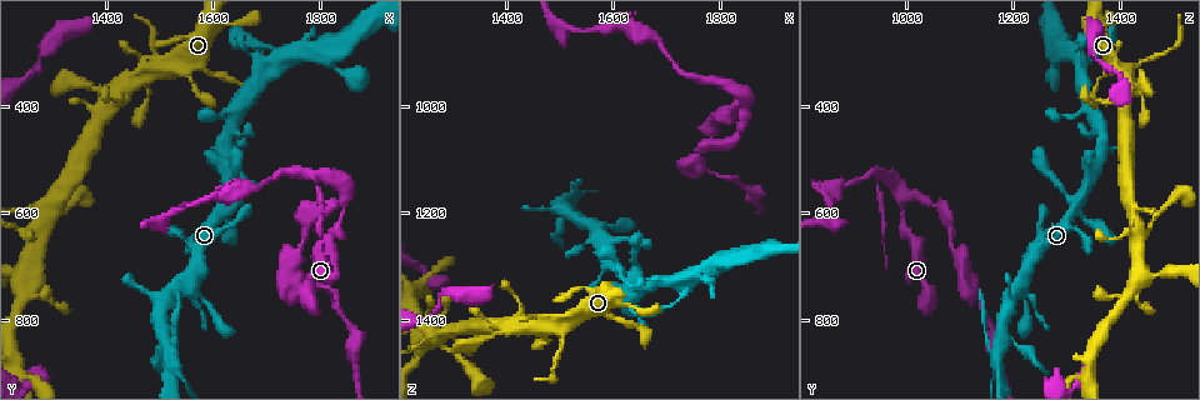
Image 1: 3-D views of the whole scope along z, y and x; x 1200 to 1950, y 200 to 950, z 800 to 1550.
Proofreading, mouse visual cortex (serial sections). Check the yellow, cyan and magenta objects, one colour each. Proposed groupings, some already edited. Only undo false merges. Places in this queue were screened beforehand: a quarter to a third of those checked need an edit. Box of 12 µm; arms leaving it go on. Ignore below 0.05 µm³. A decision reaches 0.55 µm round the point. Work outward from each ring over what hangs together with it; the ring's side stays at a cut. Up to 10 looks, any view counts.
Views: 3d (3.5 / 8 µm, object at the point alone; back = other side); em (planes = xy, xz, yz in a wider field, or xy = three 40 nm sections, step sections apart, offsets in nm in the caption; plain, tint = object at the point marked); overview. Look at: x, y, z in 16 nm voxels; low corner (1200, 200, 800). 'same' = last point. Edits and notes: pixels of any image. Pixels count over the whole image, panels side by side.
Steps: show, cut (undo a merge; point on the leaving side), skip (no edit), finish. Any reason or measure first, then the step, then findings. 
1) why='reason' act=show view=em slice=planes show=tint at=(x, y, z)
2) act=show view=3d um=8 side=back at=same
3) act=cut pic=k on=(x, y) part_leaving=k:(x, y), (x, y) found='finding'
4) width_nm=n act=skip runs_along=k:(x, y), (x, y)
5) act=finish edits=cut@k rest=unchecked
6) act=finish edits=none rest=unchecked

why='abrupt turn' act=show view=3d um=8 side=back at=(1850, 575, 995)

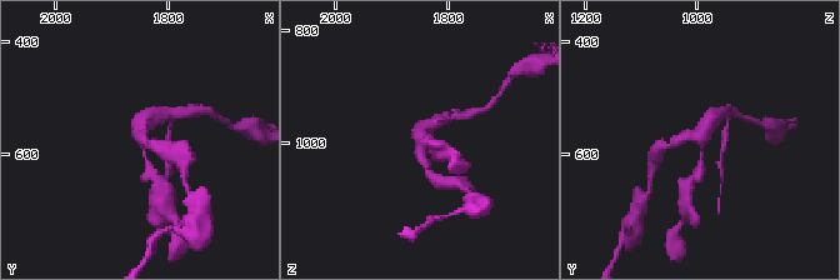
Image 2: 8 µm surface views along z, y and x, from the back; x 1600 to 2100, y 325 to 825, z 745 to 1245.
arms=3 arm_widths_nm=250,300,450 why='shape alone is not enough' act=show view=em slice=xy step=5 show=tint at=(1850, 580, 1000)

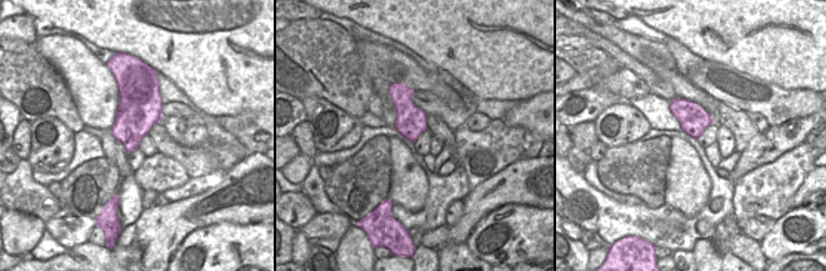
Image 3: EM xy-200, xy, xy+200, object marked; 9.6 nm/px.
act=skip found='all the same cell'

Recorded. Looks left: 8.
why='calibre changes' act=show view=3d um=3.5 at=(1775, 615, 1075)

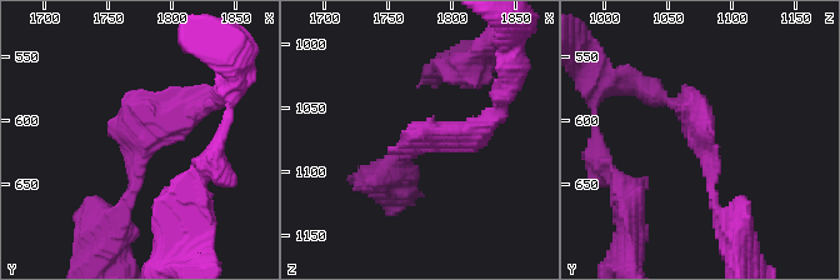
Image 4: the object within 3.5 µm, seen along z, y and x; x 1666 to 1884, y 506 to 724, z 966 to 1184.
arm_widths_nm=150,350 why='need the tissue' act=show view=em slice=planes show=tint at=(1776, 616, 1074)

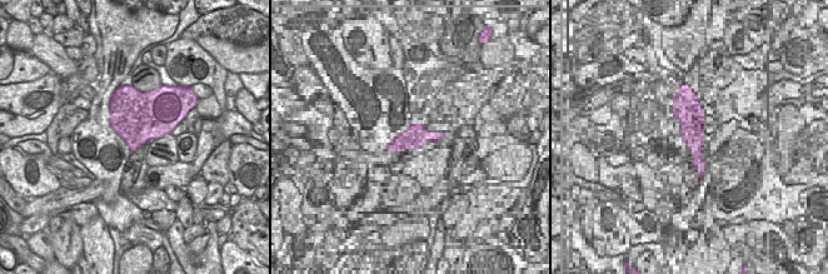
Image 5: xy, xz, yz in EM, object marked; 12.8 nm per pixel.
act=show view=em slice=xy step=5 show=tint at=same

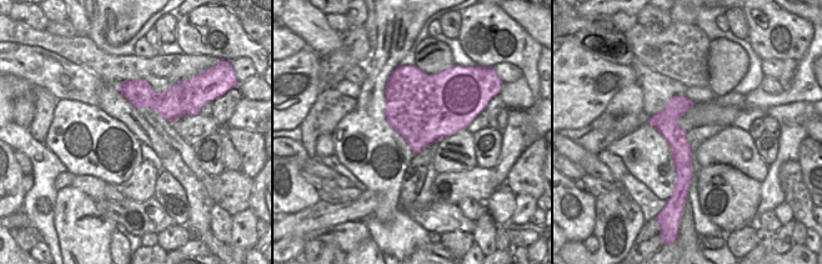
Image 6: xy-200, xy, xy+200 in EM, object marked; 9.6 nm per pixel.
act=skip runs_along=4:(211, 101), (143, 140), (120, 213) found='one cell here'

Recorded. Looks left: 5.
why='calibre changes' act=show view=3d um=8 at=(1755, 735, 1115)

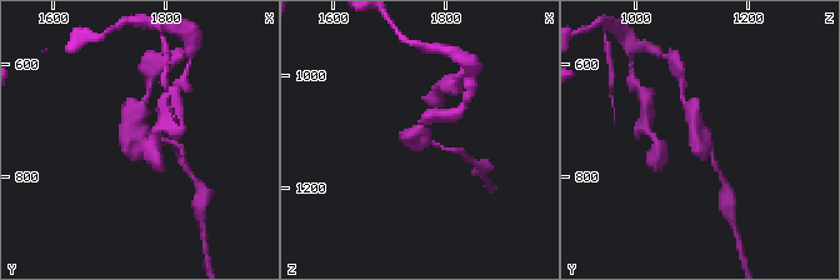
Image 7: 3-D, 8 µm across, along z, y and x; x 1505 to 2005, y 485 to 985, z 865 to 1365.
why='closer look' act=show view=3d um=3.5 side=back at=(1755, 735, 1115)

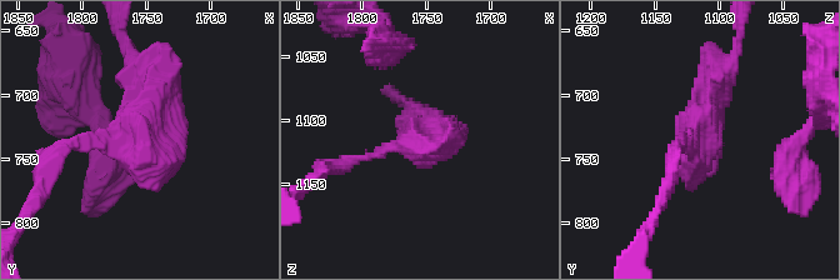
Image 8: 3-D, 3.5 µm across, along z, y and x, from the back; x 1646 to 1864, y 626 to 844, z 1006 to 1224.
act=show view=em slice=xy step=5 show=tint at=(1754, 736, 1116)

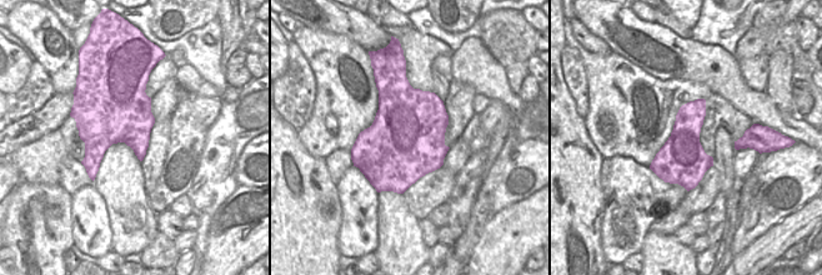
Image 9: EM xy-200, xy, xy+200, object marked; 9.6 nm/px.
act=skip runs_along=8:(145, 68), (156, 105), (134, 144), (56, 151) found='all the same cell'

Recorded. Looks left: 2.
why='a narrow waist' act=show view=3d um=3.5 at=(1480, 370, 1440)

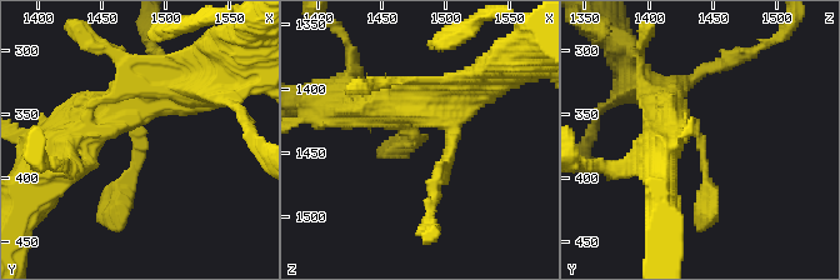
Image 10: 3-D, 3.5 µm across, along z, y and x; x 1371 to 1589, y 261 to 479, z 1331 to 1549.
why='shape alone is not enough' act=show view=em slice=xy step=2 show=tint at=(1476, 366, 1440)

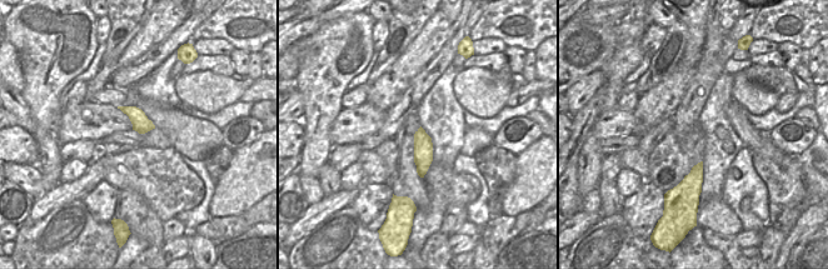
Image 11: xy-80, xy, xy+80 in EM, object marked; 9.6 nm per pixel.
act=skip runs_along=10:(159, 93), (118, 211) found='all the same cell'

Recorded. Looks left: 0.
act=finish edits=none rest=unchecked

